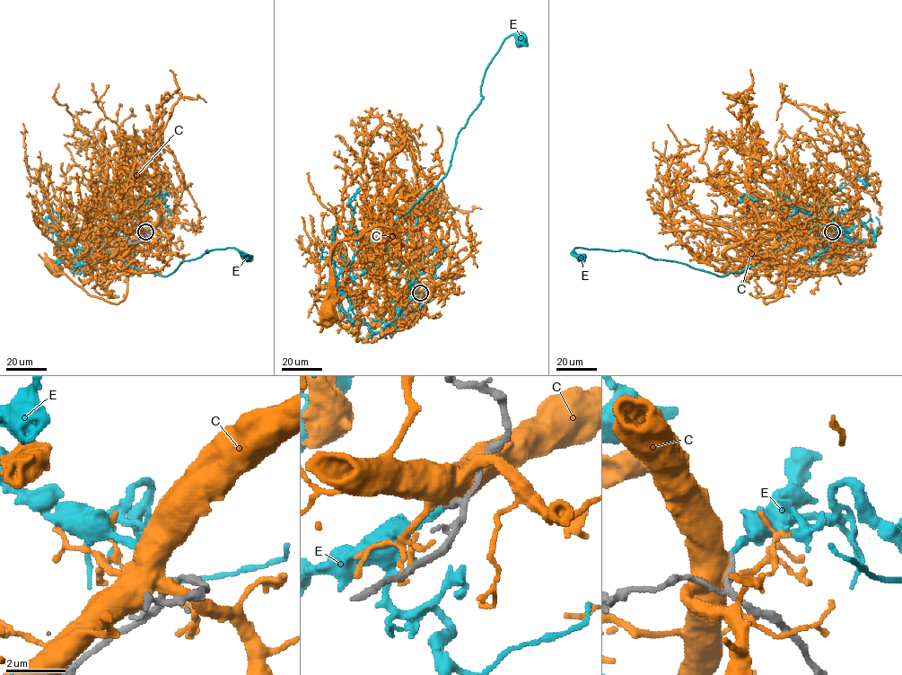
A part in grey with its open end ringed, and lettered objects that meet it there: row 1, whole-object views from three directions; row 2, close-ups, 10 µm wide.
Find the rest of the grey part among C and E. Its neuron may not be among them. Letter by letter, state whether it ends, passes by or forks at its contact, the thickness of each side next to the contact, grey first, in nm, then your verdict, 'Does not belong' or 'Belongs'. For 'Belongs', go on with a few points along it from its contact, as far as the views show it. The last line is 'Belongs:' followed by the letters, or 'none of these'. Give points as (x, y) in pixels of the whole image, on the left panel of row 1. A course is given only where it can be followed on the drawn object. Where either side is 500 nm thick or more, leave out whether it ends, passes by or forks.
C: Thickness 190 nm (grey) against 600 nm. Does not belong
E: It ends there. Thickness 220 nm (grey) against 240 nm. Does not belong
Belongs: none of these

